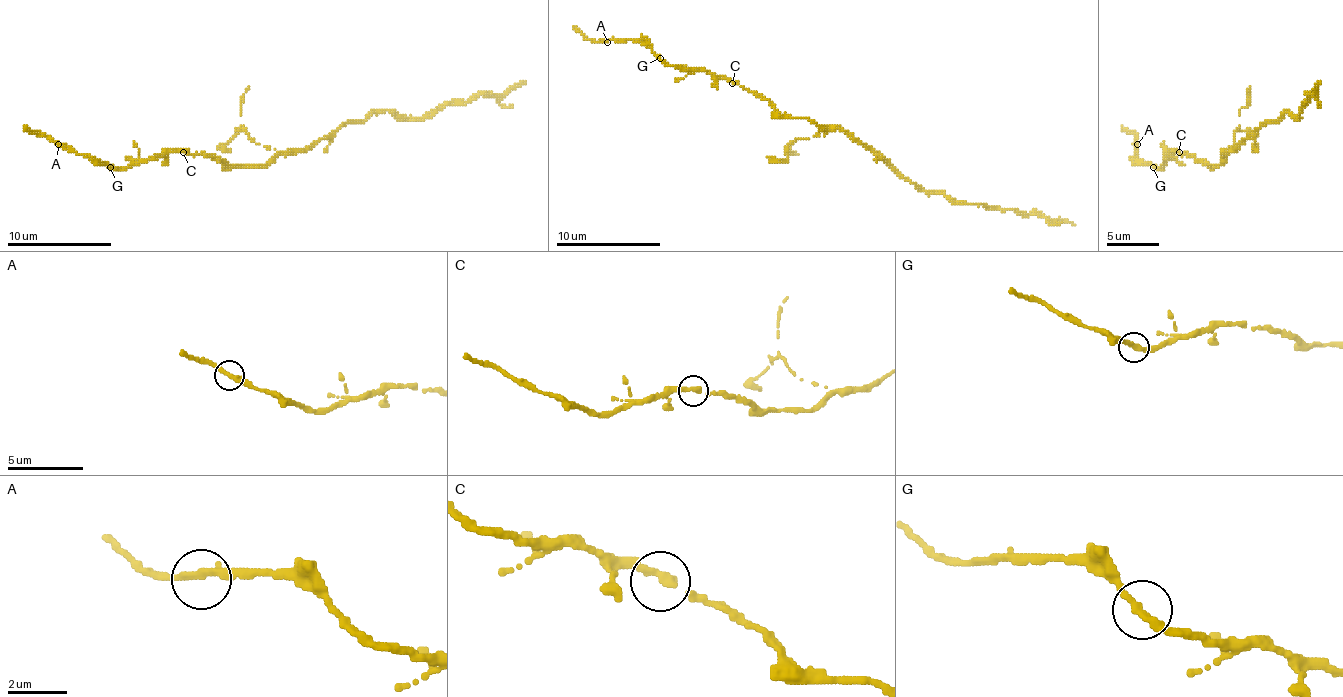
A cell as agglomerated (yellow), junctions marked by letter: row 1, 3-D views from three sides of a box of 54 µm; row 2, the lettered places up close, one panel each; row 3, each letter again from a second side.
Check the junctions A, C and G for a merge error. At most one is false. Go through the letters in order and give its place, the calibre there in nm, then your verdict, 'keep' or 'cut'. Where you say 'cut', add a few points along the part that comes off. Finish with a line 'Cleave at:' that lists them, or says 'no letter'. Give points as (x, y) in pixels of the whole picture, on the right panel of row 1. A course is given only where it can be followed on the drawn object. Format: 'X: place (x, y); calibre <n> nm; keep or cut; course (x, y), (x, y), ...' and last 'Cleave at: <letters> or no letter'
A: place (1137, 144); calibre 320 nm; keep
C: place (1179, 152); calibre 280 nm; keep
G: place (1153, 167); calibre 300 nm; keep
Cleave at: no letter

